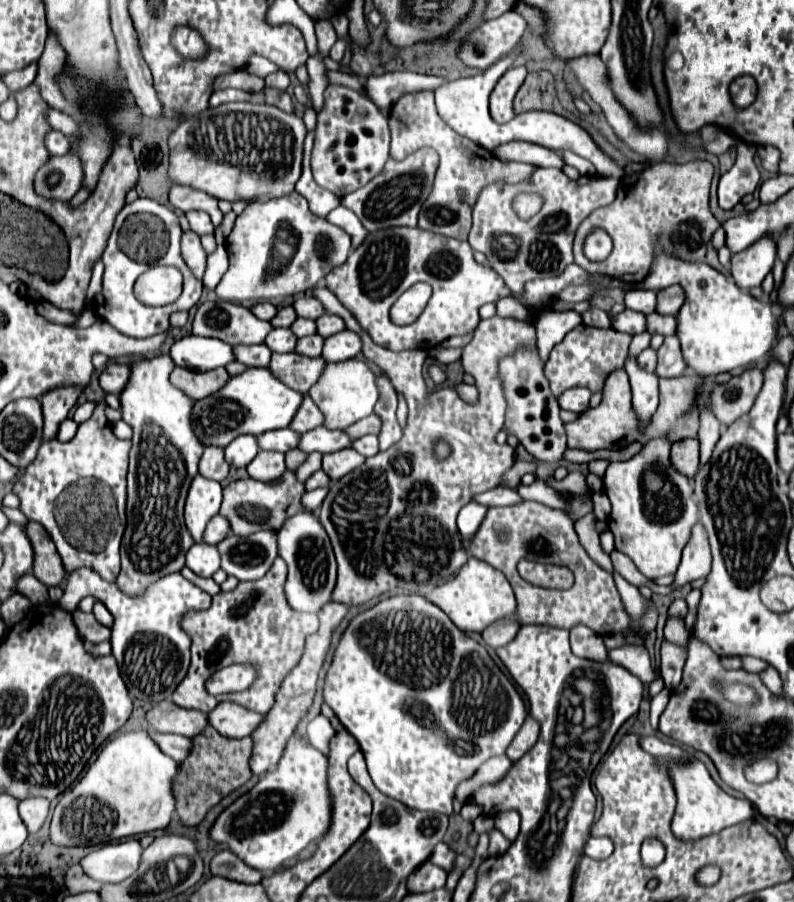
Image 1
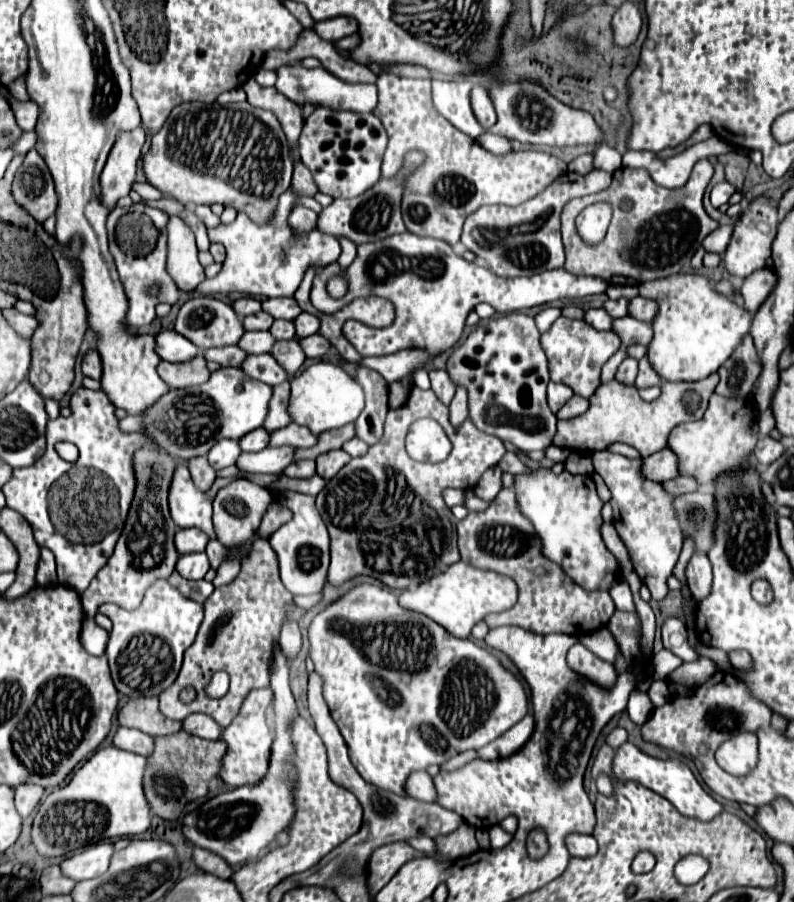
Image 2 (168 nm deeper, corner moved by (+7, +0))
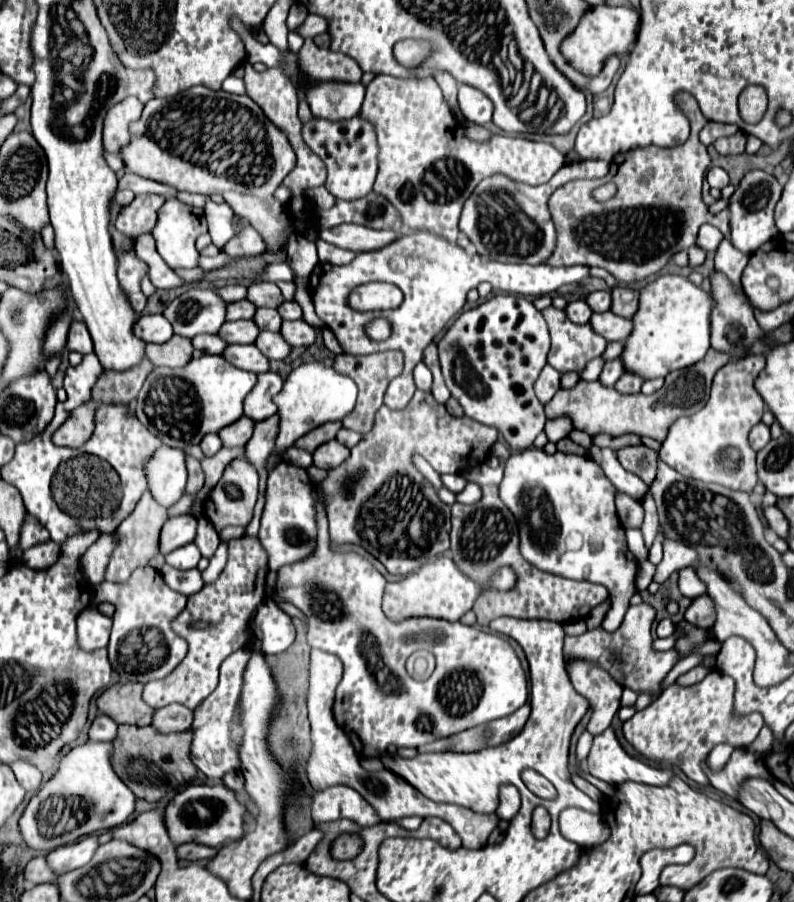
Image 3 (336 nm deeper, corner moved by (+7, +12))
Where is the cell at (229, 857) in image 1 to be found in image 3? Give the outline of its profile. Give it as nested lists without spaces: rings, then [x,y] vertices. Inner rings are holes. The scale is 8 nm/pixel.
[[[184,843],[178,847],[178,857],[186,859],[186,861],[210,861],[214,859],[218,853],[218,849],[208,847],[208,845],[200,845],[200,843]]]

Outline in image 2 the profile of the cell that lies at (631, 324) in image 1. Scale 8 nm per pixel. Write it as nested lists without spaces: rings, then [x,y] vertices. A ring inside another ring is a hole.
[[[588,309],[584,313],[584,321],[594,327],[594,329],[610,329],[612,327],[612,317],[604,309]]]

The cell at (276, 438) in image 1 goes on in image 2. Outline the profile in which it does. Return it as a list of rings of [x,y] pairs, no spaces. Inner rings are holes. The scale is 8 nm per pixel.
[[[254,429],[254,431],[246,433],[242,439],[238,439],[238,443],[240,443],[242,451],[252,453],[252,451],[262,451],[268,445],[268,439],[270,439],[270,435],[266,429]]]

